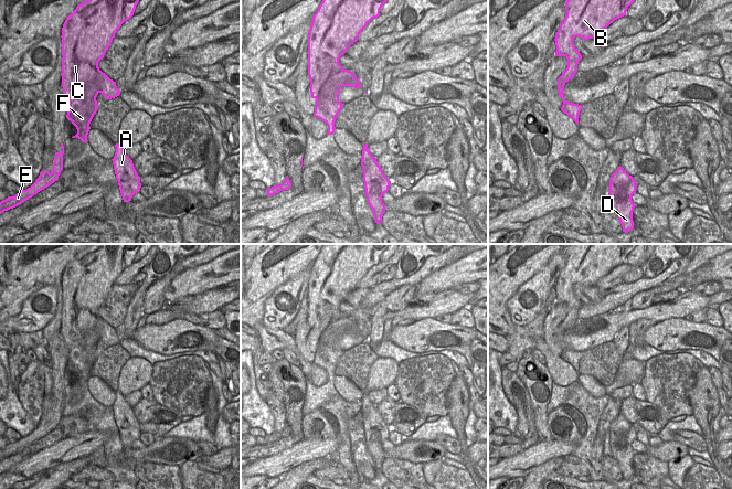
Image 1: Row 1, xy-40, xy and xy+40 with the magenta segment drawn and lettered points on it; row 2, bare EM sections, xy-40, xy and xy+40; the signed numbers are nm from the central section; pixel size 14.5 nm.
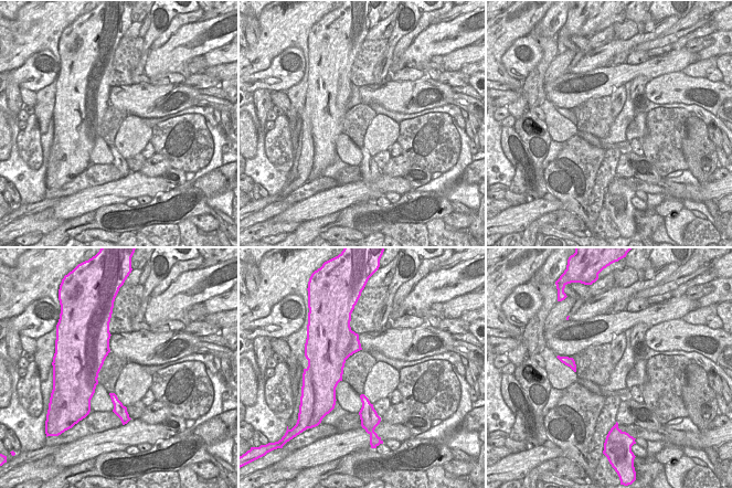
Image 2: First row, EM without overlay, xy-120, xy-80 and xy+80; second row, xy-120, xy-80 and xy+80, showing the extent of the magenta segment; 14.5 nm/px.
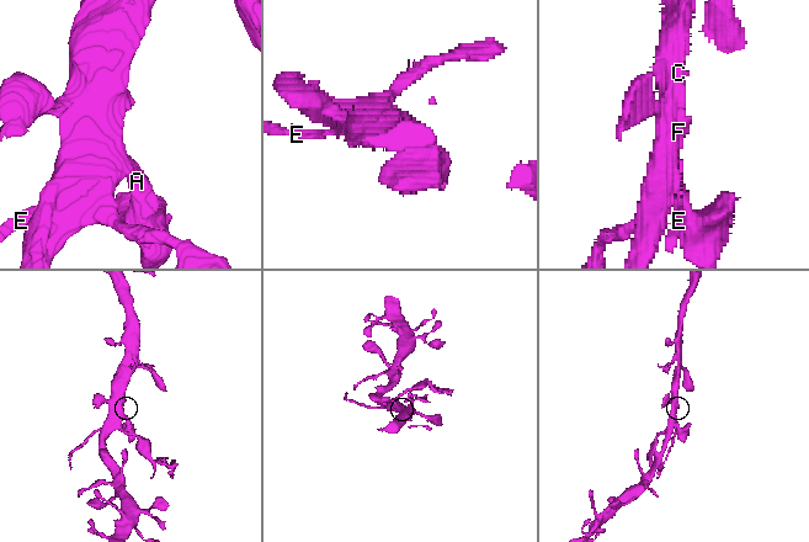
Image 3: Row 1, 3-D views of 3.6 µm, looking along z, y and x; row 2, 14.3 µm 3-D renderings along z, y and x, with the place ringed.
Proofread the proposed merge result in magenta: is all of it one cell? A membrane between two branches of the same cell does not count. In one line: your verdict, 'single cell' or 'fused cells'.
fused cells

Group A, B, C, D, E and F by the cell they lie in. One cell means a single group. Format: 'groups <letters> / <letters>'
groups A B C D F / E

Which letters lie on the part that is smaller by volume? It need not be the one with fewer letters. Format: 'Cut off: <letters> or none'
Cut off: E

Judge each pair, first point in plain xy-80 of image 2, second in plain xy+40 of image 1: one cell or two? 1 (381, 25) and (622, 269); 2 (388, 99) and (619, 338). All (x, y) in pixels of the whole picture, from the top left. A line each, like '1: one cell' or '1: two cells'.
1: one cell
2: two cells

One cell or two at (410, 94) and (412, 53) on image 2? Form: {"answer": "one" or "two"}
{"answer": "two"}

